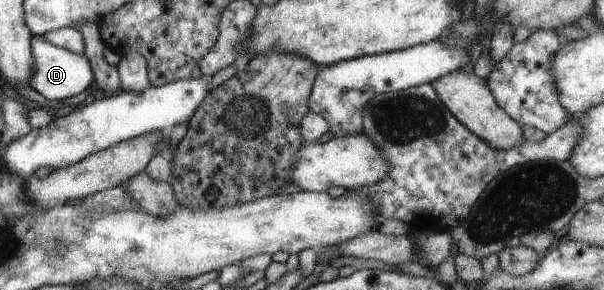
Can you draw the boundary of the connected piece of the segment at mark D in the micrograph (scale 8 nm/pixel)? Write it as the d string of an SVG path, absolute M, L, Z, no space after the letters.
M34 35L30 42L31 53L34 58L34 74L29 78L28 85L43 95L47 101L58 101L71 95L75 96L88 85L92 85L93 74L90 61L82 53L76 54L58 48L38 35Z

